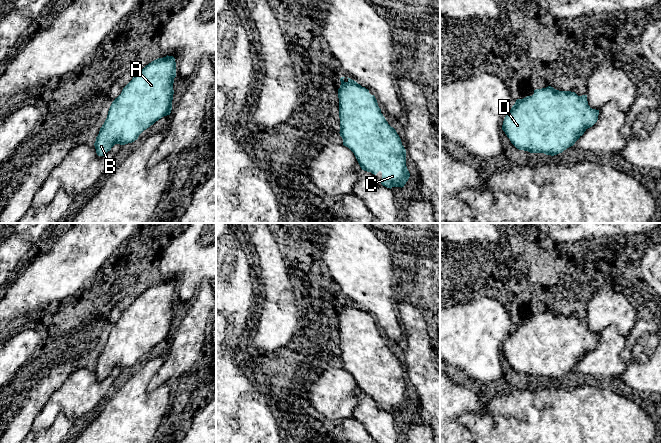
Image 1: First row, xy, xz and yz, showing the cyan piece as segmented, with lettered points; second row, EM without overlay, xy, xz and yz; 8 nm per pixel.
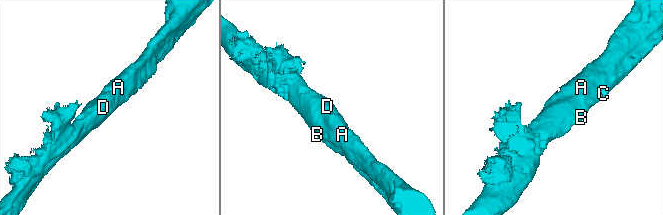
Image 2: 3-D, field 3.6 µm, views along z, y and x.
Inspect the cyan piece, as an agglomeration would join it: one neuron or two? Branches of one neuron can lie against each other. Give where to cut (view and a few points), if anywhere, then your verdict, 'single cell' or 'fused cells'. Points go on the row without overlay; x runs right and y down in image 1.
cut none; single cell

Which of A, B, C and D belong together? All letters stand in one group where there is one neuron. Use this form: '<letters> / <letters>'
A B C D

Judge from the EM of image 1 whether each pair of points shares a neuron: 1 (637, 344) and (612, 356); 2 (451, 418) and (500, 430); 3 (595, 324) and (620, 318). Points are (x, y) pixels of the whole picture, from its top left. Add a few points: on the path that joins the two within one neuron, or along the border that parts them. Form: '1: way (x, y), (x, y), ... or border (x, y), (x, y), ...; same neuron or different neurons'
1: border (627, 338), (620, 355), (625, 369), (620, 374); different neurons
2: border (480, 411), (464, 412), (459, 417), (473, 432); different neurons
3: way (601, 318), (614, 318); same neuron

